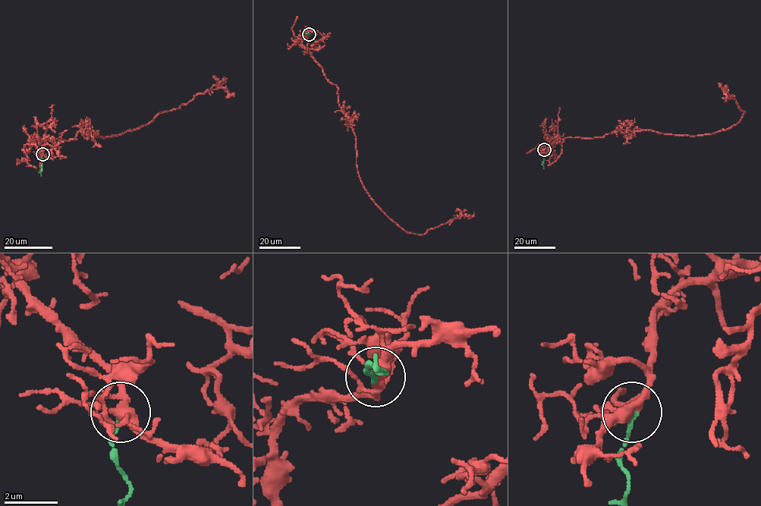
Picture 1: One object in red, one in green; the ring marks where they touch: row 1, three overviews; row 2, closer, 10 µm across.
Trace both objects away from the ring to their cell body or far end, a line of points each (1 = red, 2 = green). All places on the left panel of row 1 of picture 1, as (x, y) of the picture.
1: (42, 154), (33, 141), (76, 139), (80, 130), (105, 137), (121, 134), (208, 90), (223, 87), (234, 93)
2: (42, 154), (40, 175)

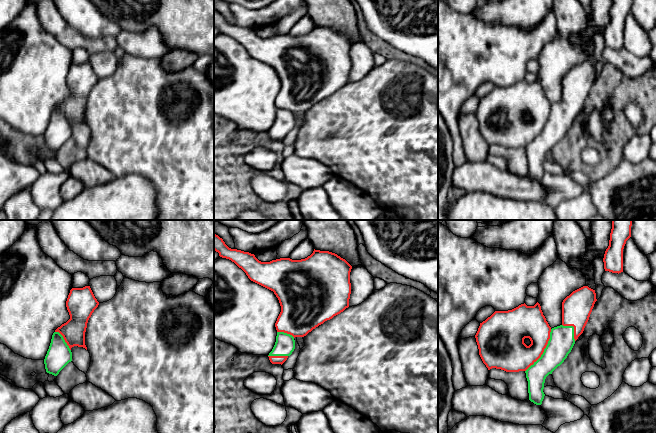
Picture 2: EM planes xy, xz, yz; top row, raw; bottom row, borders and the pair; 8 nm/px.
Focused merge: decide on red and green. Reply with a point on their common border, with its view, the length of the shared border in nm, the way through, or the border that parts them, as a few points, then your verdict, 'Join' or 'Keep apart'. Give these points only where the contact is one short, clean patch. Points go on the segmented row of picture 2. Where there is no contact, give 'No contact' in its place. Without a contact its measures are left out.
Touches red at yz (543, 350). Shared border 400 nm. Join

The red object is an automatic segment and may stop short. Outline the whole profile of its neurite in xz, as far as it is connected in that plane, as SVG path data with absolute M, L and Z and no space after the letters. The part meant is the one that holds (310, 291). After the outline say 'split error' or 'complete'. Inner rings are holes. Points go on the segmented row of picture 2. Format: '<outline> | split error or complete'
M214 233L214 250L219 256L234 262L248 278L273 291L279 300L281 312L275 323L276 342L268 357L272 364L283 364L295 349L295 337L304 337L313 329L332 319L349 307L352 266L329 251L315 250L305 259L280 258L270 262L259 261L254 254L229 248Z | split error

